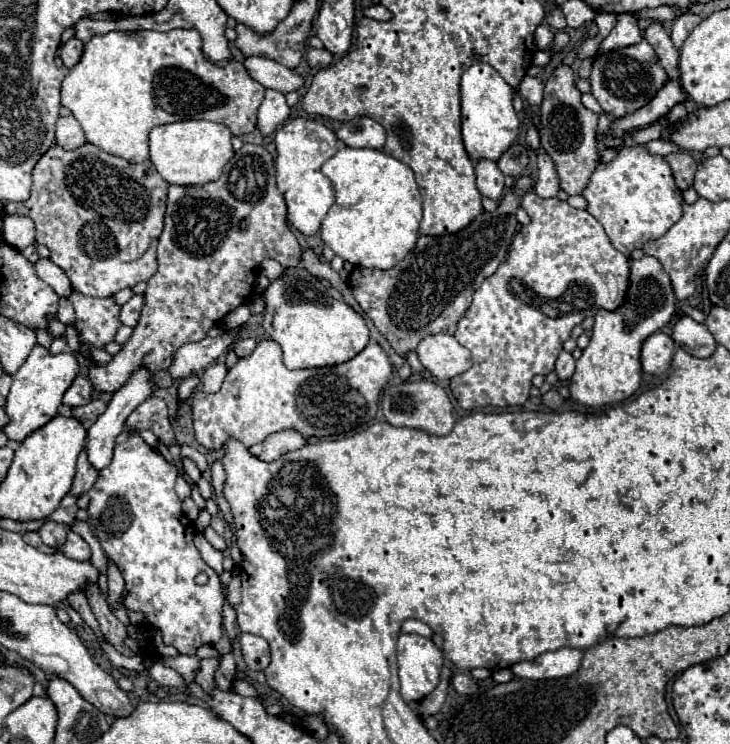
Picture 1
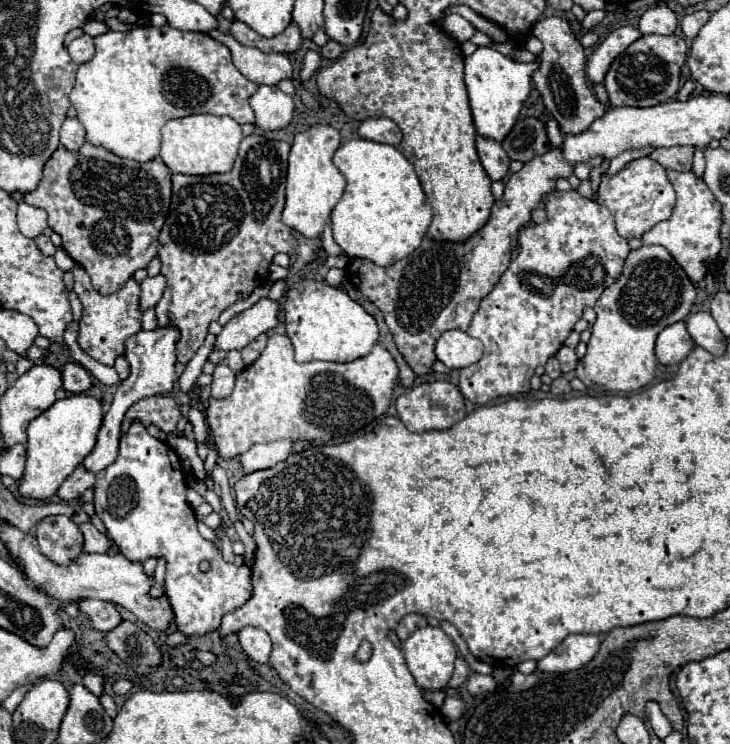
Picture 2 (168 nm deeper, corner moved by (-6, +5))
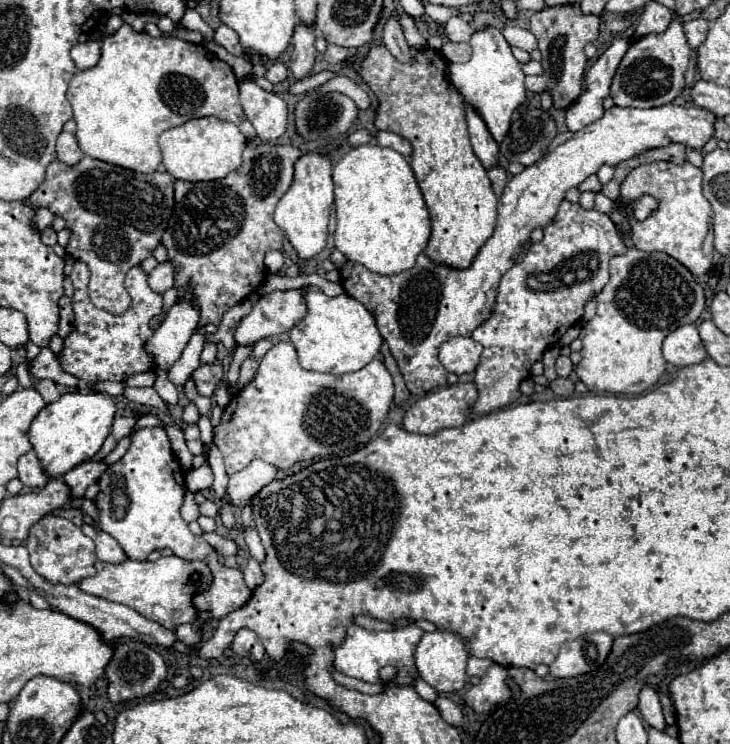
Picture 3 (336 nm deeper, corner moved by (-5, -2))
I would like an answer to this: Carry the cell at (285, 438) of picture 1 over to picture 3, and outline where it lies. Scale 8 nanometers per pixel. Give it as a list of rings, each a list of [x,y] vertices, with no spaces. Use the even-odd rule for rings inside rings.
[[[253,461],[241,473],[229,477],[227,499],[231,505],[245,507],[265,485],[269,485],[277,475],[277,469],[265,461]]]

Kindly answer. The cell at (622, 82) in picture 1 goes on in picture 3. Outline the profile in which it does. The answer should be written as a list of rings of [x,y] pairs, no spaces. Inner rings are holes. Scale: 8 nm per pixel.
[[[673,15],[665,33],[649,33],[637,39],[625,53],[611,83],[611,97],[619,107],[659,107],[671,103],[685,87],[685,69],[689,63],[691,47],[685,39],[679,15]]]

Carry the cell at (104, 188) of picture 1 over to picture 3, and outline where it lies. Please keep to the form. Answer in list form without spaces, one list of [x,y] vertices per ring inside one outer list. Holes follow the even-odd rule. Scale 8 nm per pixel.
[[[83,157],[73,167],[61,161],[53,161],[47,167],[47,177],[37,187],[37,191],[29,197],[29,203],[33,207],[47,207],[49,211],[53,211],[55,215],[67,221],[67,227],[73,231],[73,237],[65,249],[71,257],[85,261],[89,265],[91,269],[89,297],[95,307],[105,309],[113,315],[121,315],[129,309],[131,297],[123,285],[125,273],[133,265],[139,265],[143,259],[147,259],[153,253],[153,249],[161,243],[161,235],[173,213],[173,183],[175,179],[167,171],[137,173],[91,157]]]

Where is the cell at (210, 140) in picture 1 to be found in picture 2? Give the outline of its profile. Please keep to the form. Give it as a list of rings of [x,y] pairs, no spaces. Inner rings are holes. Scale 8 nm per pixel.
[[[212,114],[184,116],[164,124],[160,158],[174,174],[202,174],[202,176],[216,172],[224,174],[232,170],[242,138],[244,136],[240,124],[234,122],[230,116],[212,116]]]

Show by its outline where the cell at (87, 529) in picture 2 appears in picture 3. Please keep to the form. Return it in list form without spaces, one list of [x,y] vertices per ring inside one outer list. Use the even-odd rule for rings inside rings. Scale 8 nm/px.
[[[83,525],[81,531],[95,541],[95,547],[97,547],[95,553],[97,553],[99,561],[105,561],[105,563],[123,563],[127,559],[127,555],[121,549],[121,545],[111,535],[107,535],[105,531],[101,531],[99,527]]]

